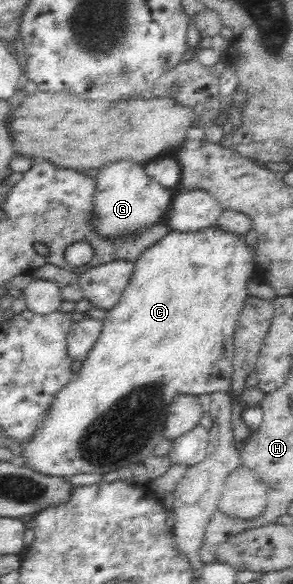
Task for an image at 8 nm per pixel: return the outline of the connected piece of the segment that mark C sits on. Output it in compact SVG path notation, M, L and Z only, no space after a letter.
M217 225L196 230L196 232L180 232L178 230L171 230L171 232L158 240L157 243L147 247L140 256L133 262L134 270L130 277L129 283L126 285L124 292L121 294L121 299L118 304L114 305L107 311L106 318L102 320L102 332L94 344L94 348L90 350L88 359L82 363L81 370L75 372L74 378L70 380L70 384L66 384L56 400L52 402L50 410L46 412L44 420L42 420L36 436L23 445L23 453L18 460L20 464L35 468L36 471L50 476L71 477L73 474L90 473L98 474L106 473L108 471L118 470L121 466L134 467L138 463L144 462L148 457L154 456L152 451L158 440L163 438L162 433L165 427L167 414L170 403L173 402L176 396L182 394L211 394L214 392L223 392L227 394L232 405L232 433L234 439L239 443L243 443L250 435L247 426L240 418L240 412L244 409L240 396L232 391L232 374L233 374L233 356L234 356L234 334L238 317L248 294L248 283L250 278L254 276L254 270L258 266L256 248L248 245L245 241L245 236L239 236L232 232L225 232Z

